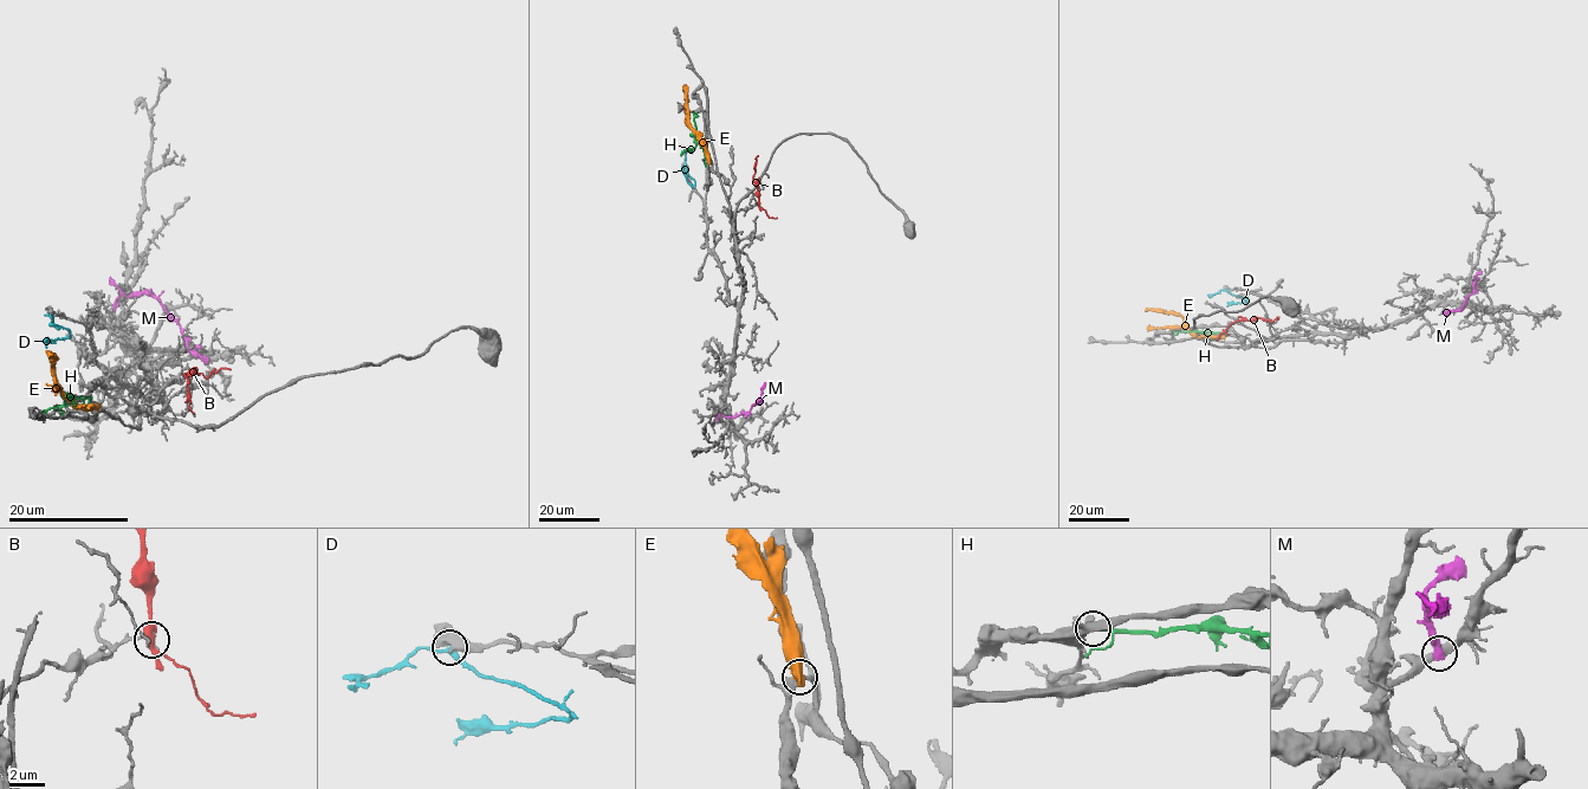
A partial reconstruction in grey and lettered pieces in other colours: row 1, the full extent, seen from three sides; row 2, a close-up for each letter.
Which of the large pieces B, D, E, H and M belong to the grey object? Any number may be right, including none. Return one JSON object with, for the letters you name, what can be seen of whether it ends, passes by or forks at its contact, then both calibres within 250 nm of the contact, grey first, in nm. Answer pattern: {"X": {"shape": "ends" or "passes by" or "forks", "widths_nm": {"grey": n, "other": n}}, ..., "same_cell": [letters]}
{"same_cell": []}

